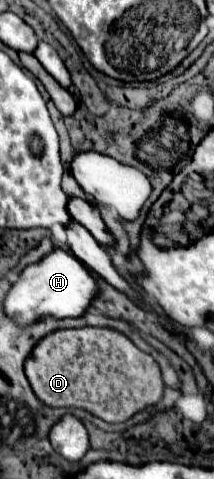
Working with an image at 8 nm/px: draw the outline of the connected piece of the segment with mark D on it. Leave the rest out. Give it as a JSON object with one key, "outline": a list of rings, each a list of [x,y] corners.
{"outline":[[[112,328],[56,330],[40,340],[24,364],[28,382],[46,406],[84,408],[106,422],[126,422],[146,406],[158,404],[164,382],[156,360]]]}

